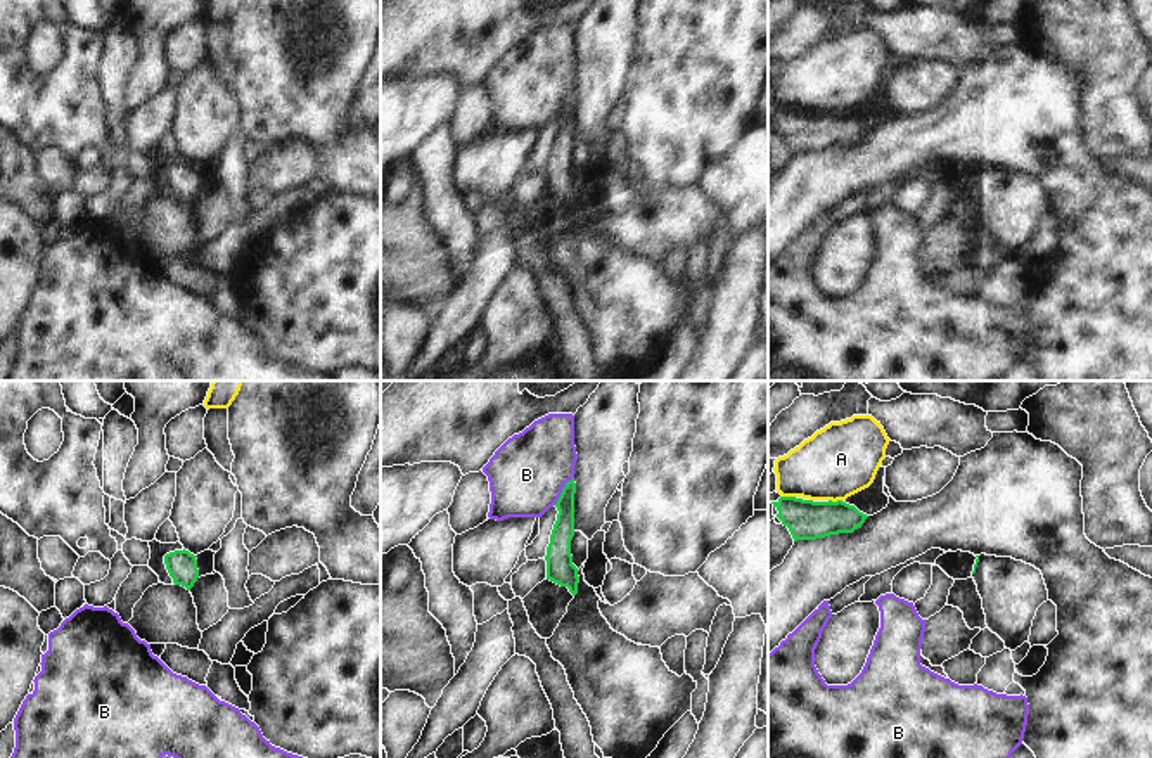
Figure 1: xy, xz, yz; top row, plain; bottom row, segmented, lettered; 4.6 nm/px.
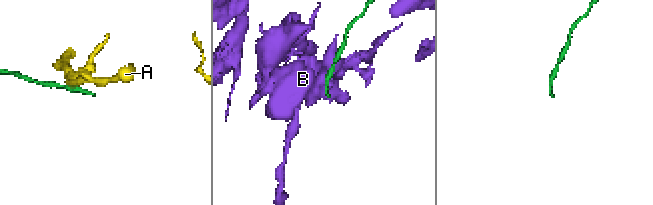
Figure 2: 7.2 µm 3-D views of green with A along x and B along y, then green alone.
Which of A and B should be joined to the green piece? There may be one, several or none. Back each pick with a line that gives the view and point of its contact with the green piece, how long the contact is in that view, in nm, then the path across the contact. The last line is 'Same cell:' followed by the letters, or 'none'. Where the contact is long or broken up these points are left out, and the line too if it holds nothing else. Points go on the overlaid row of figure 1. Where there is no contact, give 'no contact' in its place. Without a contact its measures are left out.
Same cell: none

